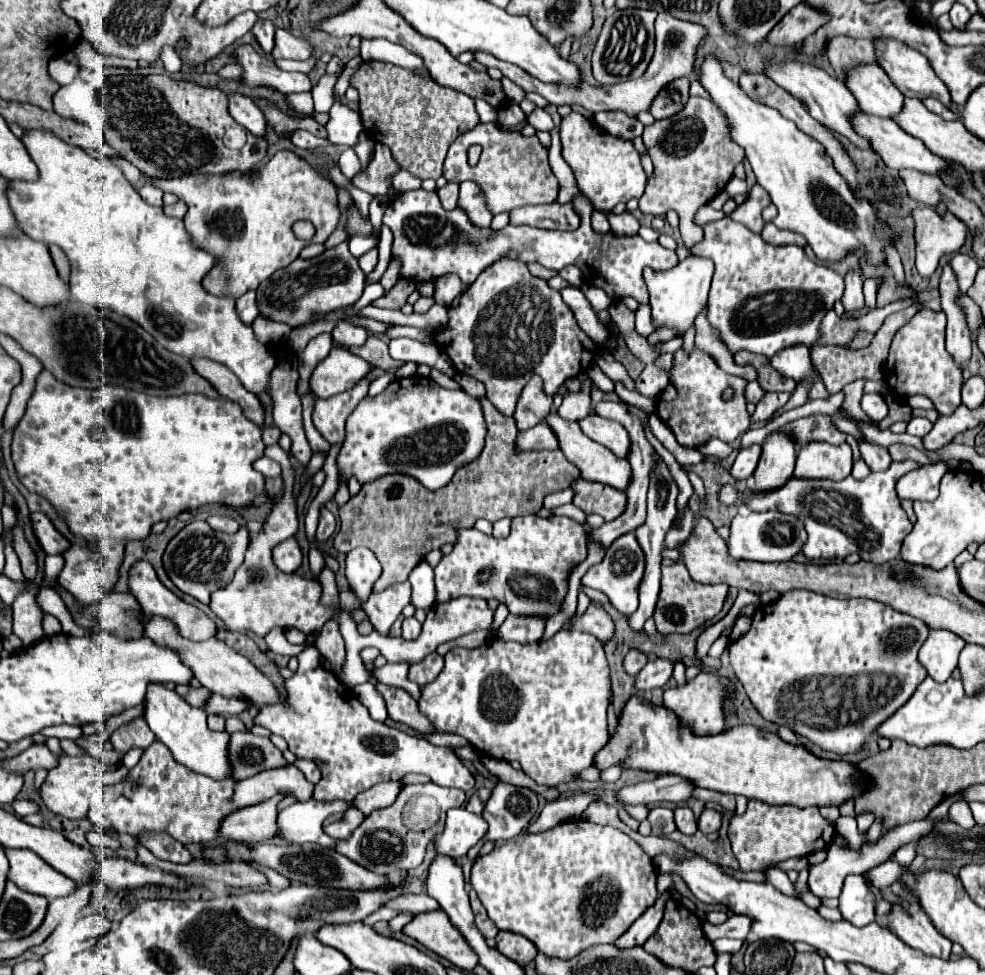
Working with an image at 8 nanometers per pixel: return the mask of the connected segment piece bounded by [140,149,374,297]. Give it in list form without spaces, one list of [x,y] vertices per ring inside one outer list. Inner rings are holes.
[[[280,149],[266,165],[256,171],[224,173],[224,175],[184,175],[174,179],[154,179],[140,175],[140,185],[150,183],[162,191],[174,193],[188,205],[184,217],[196,245],[222,259],[222,267],[230,277],[206,277],[204,287],[214,295],[240,297],[256,289],[274,271],[288,267],[308,241],[300,241],[292,233],[292,223],[308,219],[316,227],[310,243],[324,243],[336,229],[346,211],[344,229],[352,235],[372,235],[372,223],[360,213],[356,203],[340,209],[338,187],[322,179],[314,167],[290,149]]]

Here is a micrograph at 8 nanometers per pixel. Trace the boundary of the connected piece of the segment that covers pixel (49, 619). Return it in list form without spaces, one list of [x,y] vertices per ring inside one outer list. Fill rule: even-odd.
[[[44,613],[42,617],[42,629],[46,635],[56,635],[56,633],[62,633],[62,627],[60,627],[60,621],[50,615],[50,613]]]

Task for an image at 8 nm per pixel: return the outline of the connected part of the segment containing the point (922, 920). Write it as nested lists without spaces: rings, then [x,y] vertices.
[[[892,903],[890,911],[886,913],[886,927],[906,945],[932,955],[950,959],[952,941],[946,939],[942,933],[936,931],[936,927],[930,923],[928,915],[924,911],[910,913],[898,903]]]

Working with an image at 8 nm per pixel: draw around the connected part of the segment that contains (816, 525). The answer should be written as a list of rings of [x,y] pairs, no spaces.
[[[892,461],[886,471],[870,473],[870,477],[866,477],[862,481],[856,481],[852,475],[842,479],[842,481],[838,481],[838,483],[830,481],[830,479],[798,479],[798,477],[790,477],[782,487],[772,489],[772,491],[744,491],[742,493],[742,491],[738,491],[736,485],[726,483],[718,491],[718,501],[724,507],[732,507],[738,501],[742,501],[750,511],[780,511],[780,513],[796,515],[804,523],[804,529],[808,533],[808,539],[802,545],[802,553],[808,559],[826,559],[826,561],[830,559],[830,561],[834,561],[834,559],[844,559],[850,553],[858,553],[864,561],[880,565],[880,563],[886,563],[886,561],[898,557],[902,539],[912,531],[912,523],[910,523],[908,515],[904,513],[904,509],[900,505],[900,499],[896,495],[894,485],[902,475],[912,471],[916,465],[918,463],[914,463],[914,461],[902,461],[902,463]]]

